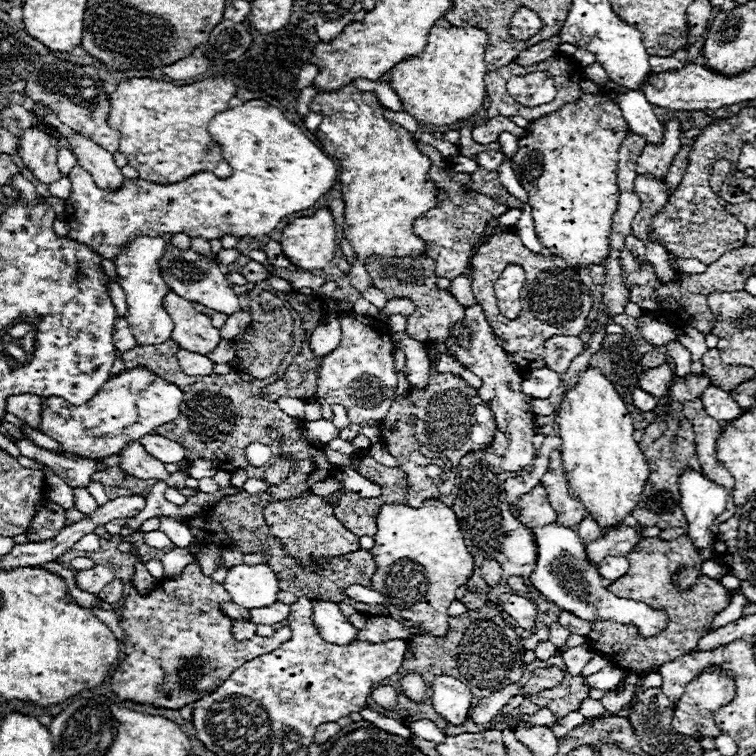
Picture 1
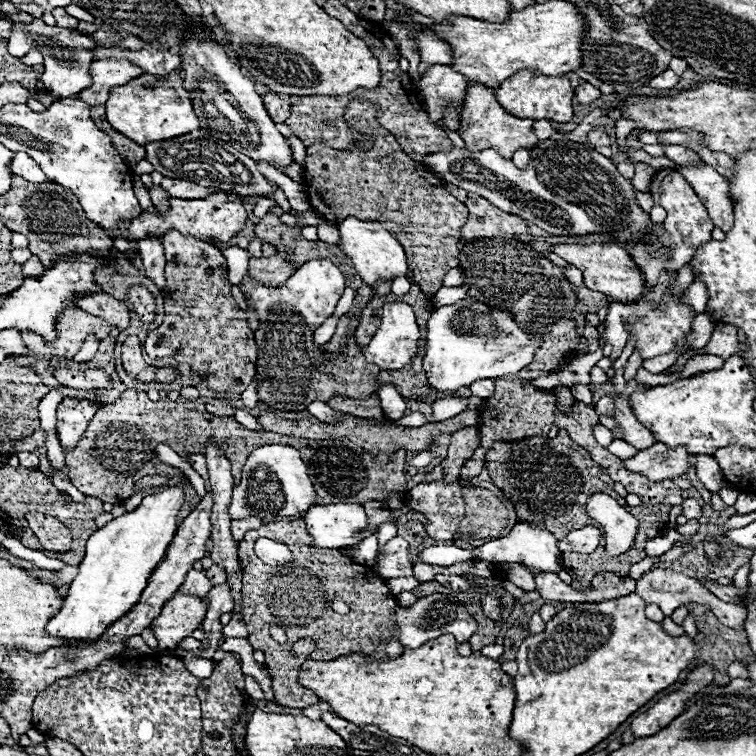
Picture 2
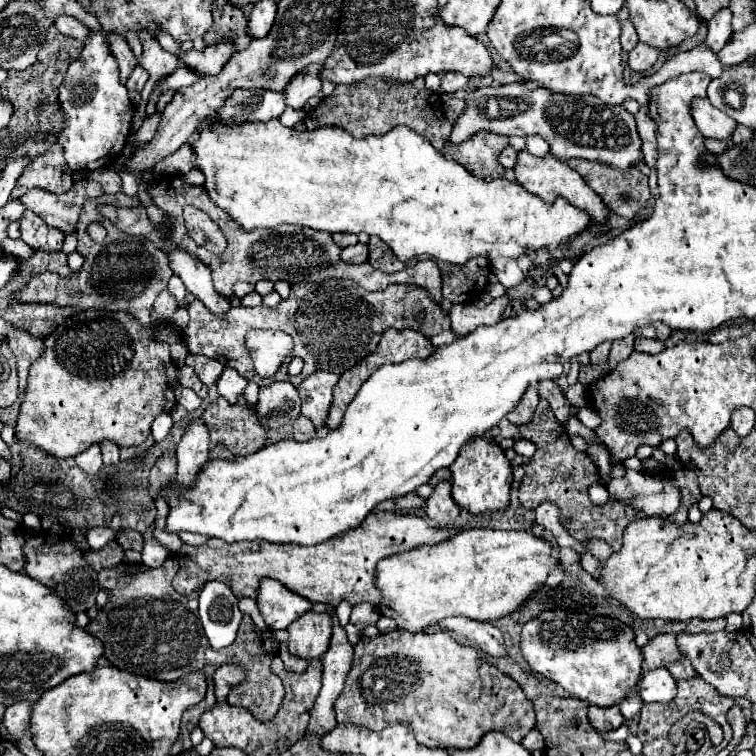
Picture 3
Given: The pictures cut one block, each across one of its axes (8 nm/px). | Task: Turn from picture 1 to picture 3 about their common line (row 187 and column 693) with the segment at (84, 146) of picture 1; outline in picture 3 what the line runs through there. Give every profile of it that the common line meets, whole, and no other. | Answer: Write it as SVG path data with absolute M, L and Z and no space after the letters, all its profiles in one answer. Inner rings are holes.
M694 98L690 112L698 130L708 138L726 140L732 136L736 128L736 122L722 110L716 110L708 98Z

